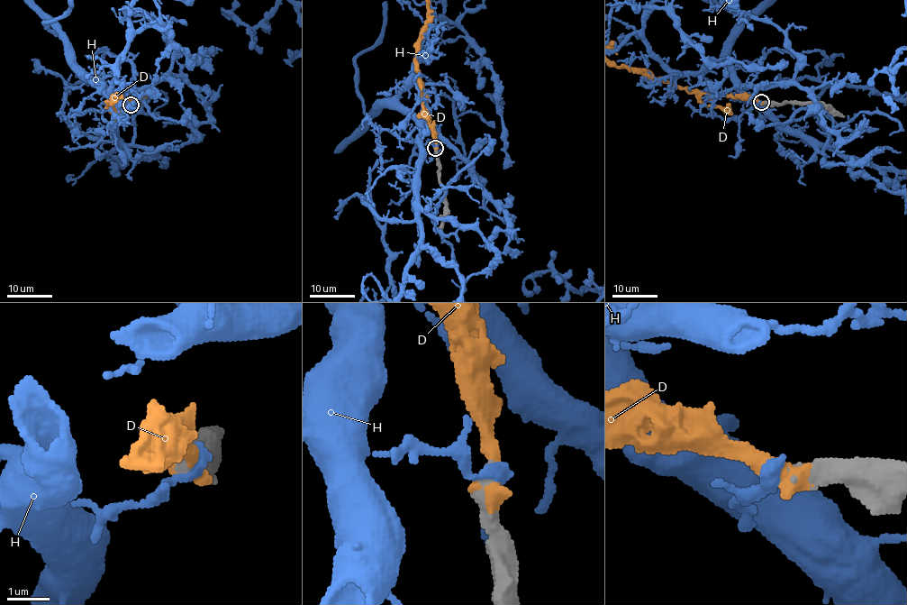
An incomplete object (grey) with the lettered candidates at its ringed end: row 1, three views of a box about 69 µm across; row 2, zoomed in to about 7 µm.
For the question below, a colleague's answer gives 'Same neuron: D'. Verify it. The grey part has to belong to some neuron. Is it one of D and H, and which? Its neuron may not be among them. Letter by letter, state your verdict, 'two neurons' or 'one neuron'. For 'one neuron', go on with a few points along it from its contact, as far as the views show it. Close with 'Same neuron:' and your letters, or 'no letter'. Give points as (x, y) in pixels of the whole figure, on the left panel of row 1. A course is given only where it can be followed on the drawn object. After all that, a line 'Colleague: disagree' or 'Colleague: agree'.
D: one neuron
H: two neurons
Same neuron: D
Colleague: agree

